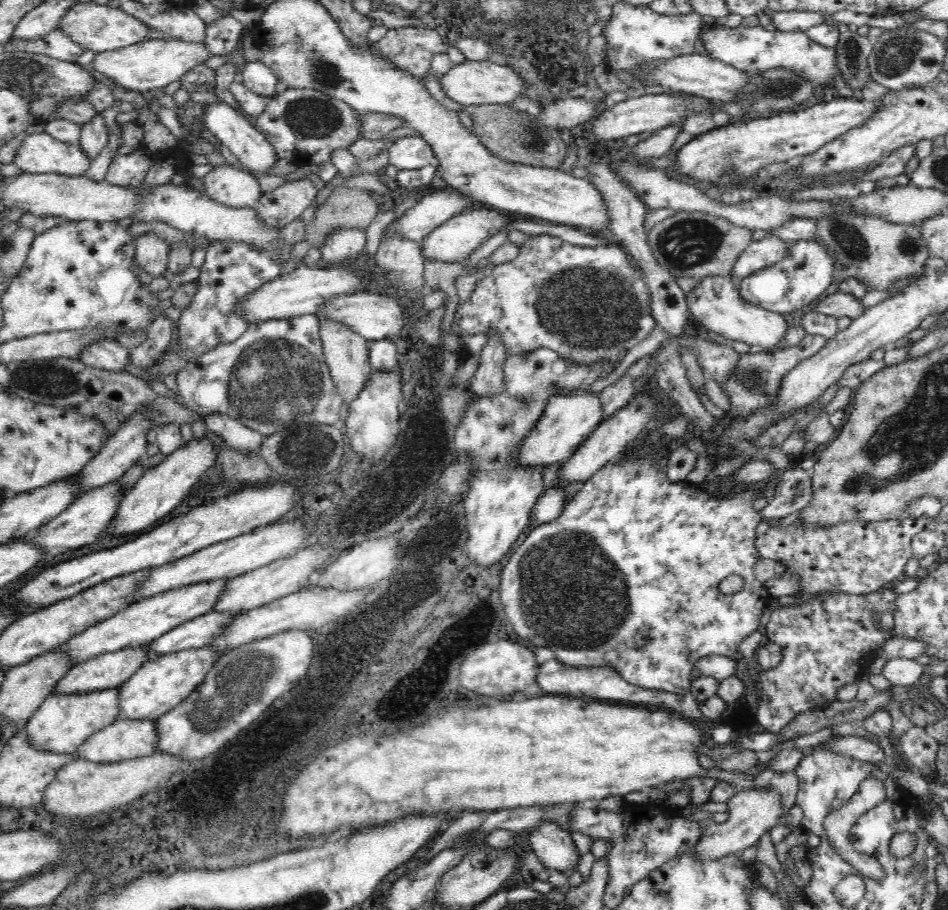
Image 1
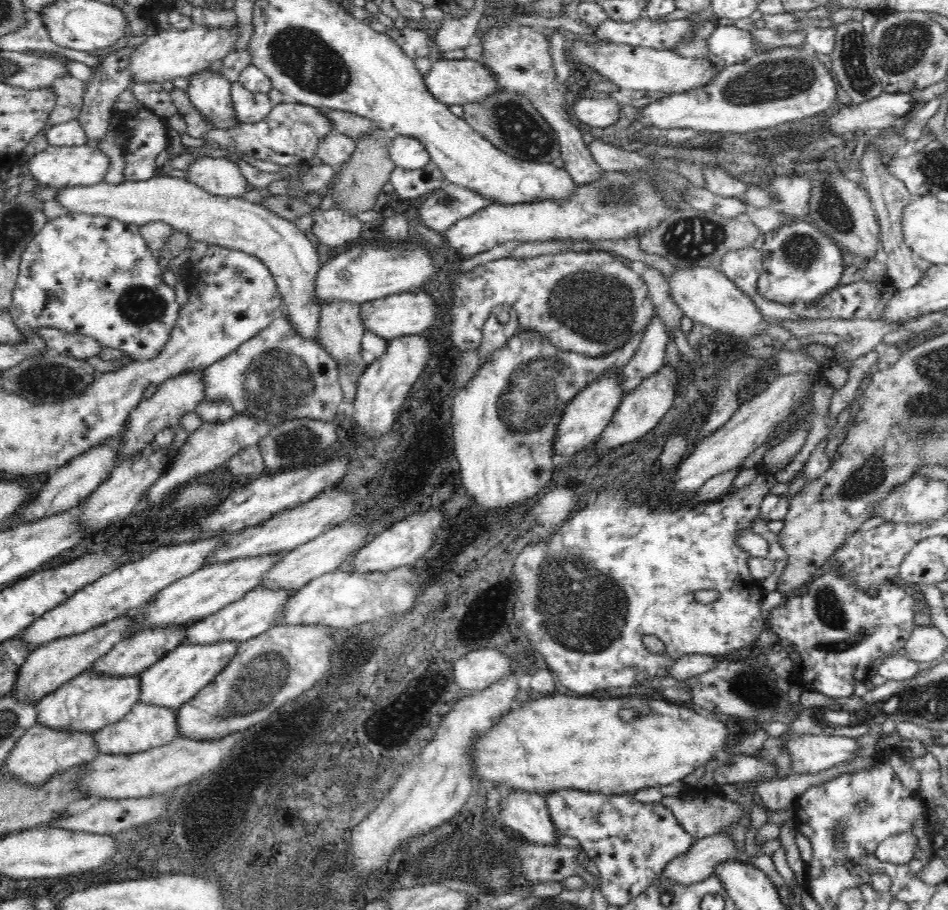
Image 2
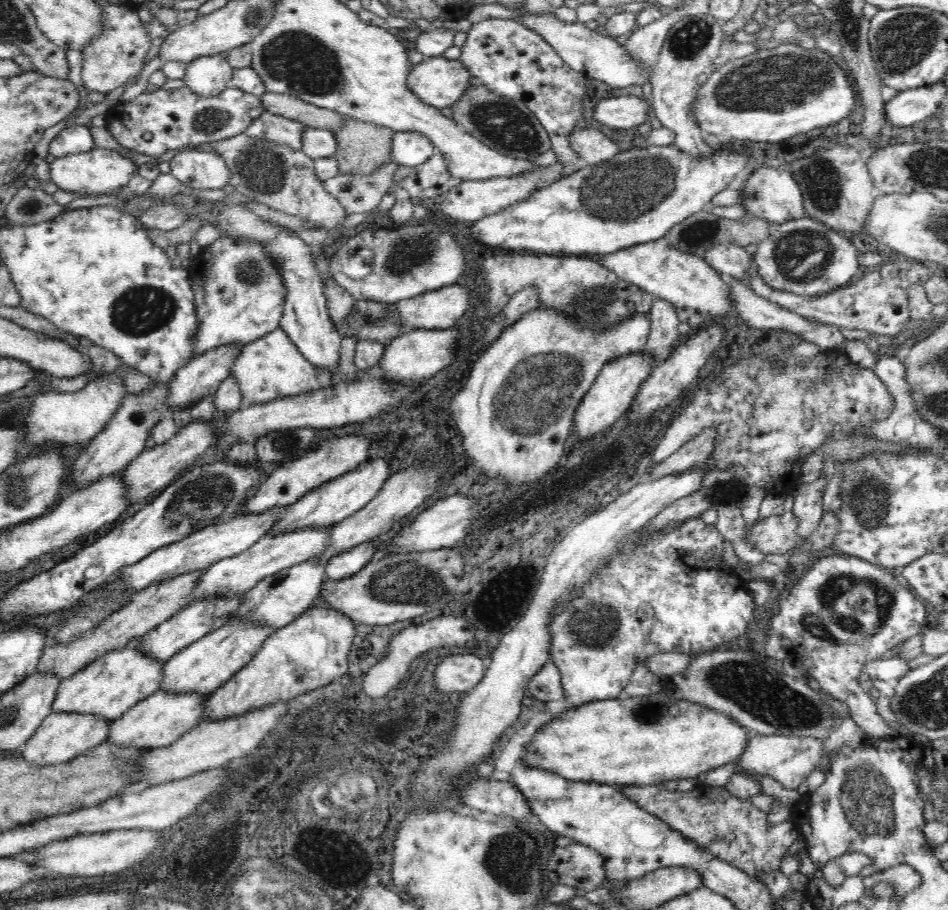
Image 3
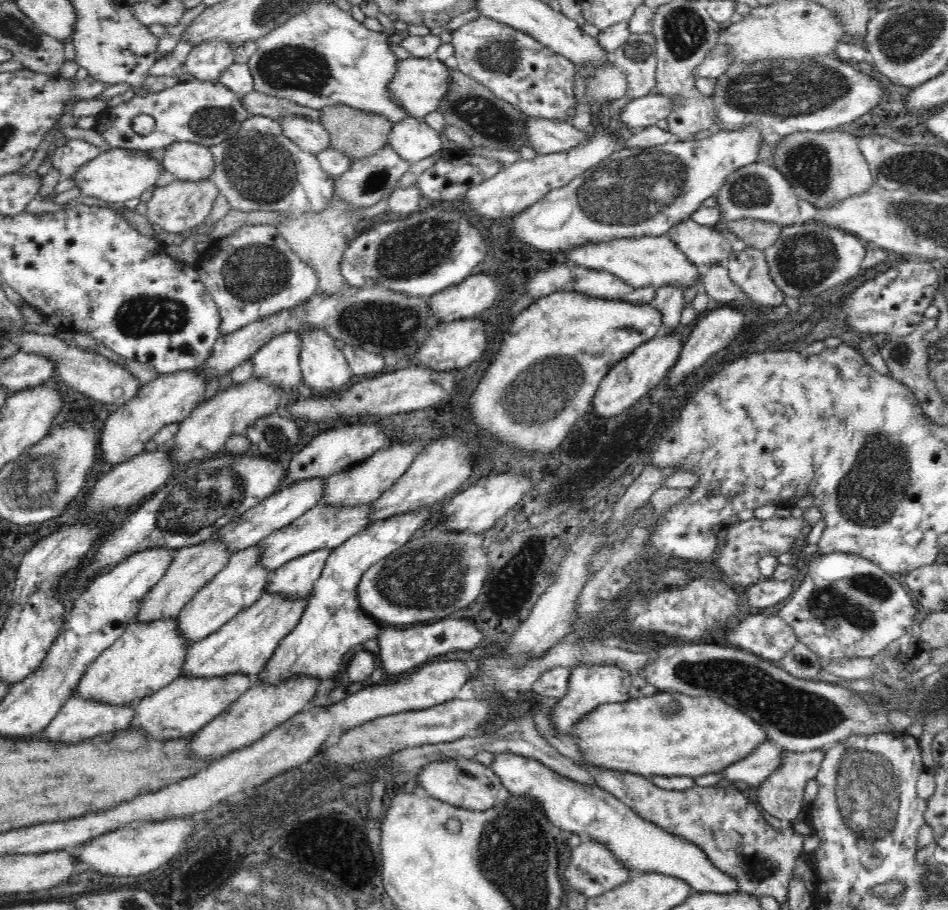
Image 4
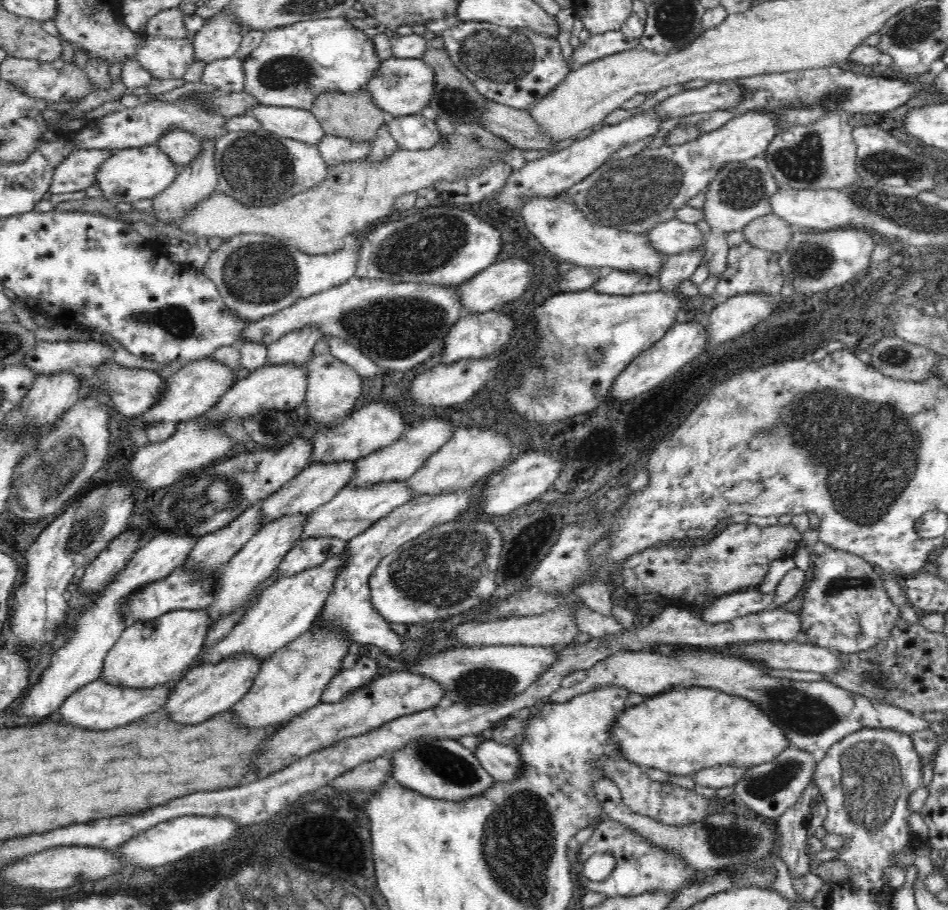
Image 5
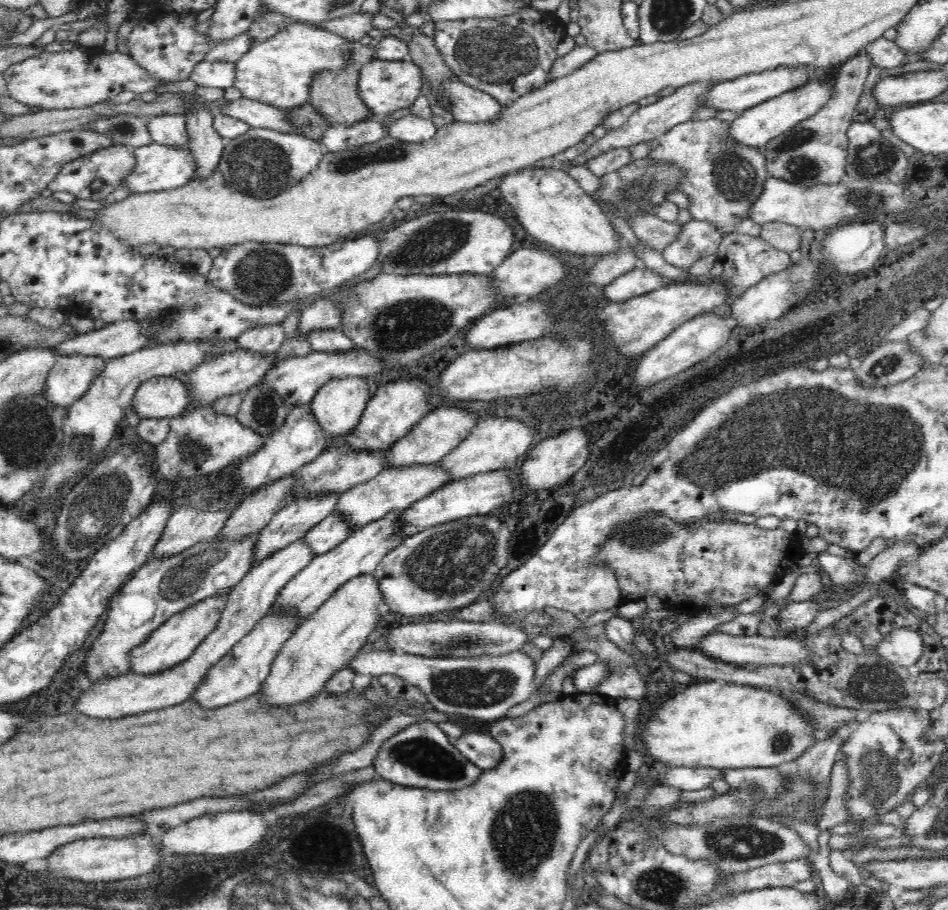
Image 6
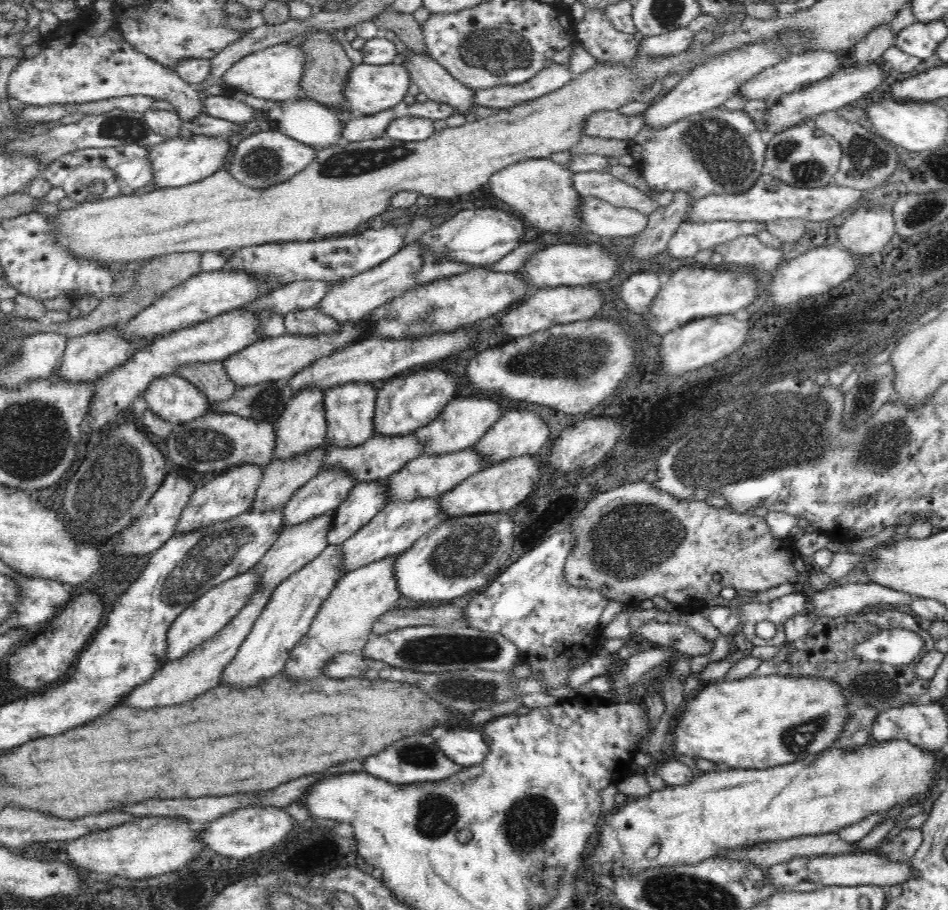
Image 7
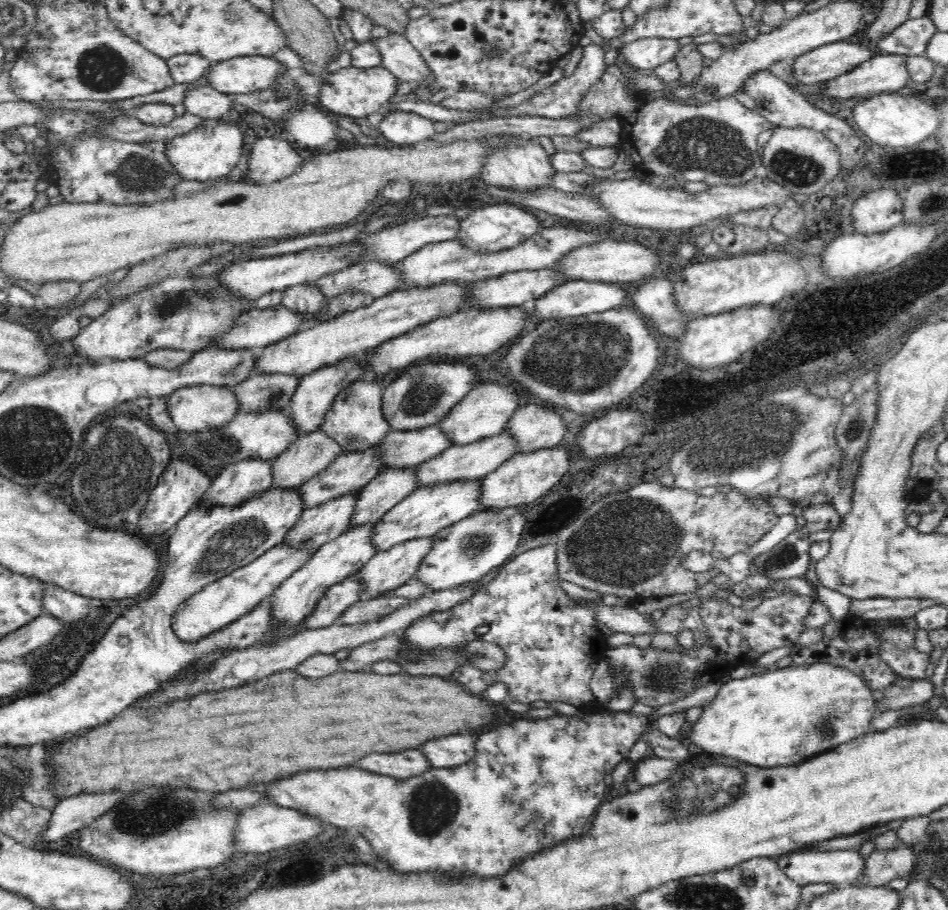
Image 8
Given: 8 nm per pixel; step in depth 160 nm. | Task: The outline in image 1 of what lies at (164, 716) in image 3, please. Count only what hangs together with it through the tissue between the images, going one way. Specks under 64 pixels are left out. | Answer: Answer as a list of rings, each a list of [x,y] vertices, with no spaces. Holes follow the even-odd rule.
[[[117,718],[112,724],[88,737],[77,753],[80,759],[94,763],[117,763],[123,760],[152,756],[158,751],[156,721]]]

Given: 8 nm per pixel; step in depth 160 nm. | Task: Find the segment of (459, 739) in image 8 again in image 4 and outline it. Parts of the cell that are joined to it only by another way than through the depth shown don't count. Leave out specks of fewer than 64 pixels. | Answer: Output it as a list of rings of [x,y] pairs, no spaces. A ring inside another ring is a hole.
[[[510,752],[494,753],[491,769],[512,795],[537,802],[537,806],[542,807],[552,826],[558,827],[564,835],[585,834],[587,838],[606,845],[614,853],[614,857],[620,859],[633,873],[659,872],[666,876],[681,878],[698,893],[740,891],[738,883],[716,868],[697,844],[670,834],[658,825],[644,820],[602,787],[578,784],[536,759]]]

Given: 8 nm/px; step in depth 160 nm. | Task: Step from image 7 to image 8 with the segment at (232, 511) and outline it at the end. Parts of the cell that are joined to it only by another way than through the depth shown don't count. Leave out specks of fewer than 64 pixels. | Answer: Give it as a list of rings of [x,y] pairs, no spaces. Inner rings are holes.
[[[245,459],[222,469],[198,506],[236,508],[273,486],[273,462]]]

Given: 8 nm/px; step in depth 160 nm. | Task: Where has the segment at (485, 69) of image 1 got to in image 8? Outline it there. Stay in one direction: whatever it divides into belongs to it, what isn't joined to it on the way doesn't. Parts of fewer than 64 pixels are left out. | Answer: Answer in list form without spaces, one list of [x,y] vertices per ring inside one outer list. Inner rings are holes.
[[[382,65],[372,68],[334,68],[320,84],[320,97],[316,100],[330,113],[340,117],[351,117],[353,120],[364,119],[373,113],[382,112],[396,96],[396,86],[400,81]]]

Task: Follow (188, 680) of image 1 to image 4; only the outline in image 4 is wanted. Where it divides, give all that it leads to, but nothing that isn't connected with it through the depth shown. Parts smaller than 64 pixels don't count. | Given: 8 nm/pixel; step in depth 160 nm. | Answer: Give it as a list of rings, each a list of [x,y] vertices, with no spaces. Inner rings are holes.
[[[263,592],[261,598],[239,612],[232,620],[222,625],[216,632],[192,643],[186,652],[186,662],[182,675],[210,678],[213,676],[246,674],[253,681],[266,668],[266,662],[278,648],[280,640],[288,636],[298,623],[308,600],[289,598]]]

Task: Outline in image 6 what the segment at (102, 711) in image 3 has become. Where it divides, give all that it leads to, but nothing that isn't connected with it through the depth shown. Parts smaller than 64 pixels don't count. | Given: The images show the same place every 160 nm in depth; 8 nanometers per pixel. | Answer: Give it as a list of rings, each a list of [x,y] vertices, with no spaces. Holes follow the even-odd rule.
[[[218,593],[217,595],[198,601],[183,611],[174,613],[166,619],[144,644],[138,644],[128,652],[132,670],[139,675],[153,675],[160,671],[172,668],[192,656],[195,648],[216,628],[222,612],[228,604],[228,594]]]

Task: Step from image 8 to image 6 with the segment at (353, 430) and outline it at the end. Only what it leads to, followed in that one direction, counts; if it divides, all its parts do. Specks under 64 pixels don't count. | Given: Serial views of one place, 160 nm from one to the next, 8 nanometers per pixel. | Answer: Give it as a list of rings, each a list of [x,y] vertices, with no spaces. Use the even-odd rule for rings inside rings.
[[[342,376],[342,378],[334,378],[334,380],[326,382],[324,387],[318,388],[309,408],[314,413],[314,419],[318,420],[327,436],[332,439],[342,439],[358,426],[364,408],[371,398],[368,386],[365,378]]]

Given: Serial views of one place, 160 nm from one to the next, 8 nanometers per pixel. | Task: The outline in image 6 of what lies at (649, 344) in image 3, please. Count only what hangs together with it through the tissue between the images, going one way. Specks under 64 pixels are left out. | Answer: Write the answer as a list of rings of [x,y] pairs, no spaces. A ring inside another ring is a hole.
[[[692,219],[681,226],[680,234],[663,252],[668,264],[688,270],[694,262],[716,254],[722,242],[716,224]]]

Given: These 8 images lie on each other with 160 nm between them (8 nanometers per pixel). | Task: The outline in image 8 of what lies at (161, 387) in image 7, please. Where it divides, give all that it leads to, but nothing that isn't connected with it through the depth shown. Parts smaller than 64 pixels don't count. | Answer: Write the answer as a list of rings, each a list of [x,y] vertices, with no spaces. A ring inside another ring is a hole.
[[[202,384],[178,388],[170,396],[166,396],[168,413],[179,430],[183,432],[204,432],[212,428],[222,428],[234,420],[240,411],[240,403],[231,387]]]

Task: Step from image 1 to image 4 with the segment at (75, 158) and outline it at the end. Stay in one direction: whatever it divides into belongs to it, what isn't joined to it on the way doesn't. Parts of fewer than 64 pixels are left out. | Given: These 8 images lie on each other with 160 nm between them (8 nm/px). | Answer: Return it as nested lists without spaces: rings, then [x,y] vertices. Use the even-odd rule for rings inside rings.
[[[113,148],[102,150],[96,158],[92,158],[74,170],[74,174],[70,178],[75,180],[76,187],[80,188],[80,194],[121,205],[126,200],[139,198],[148,188],[155,186],[160,174],[164,171],[164,165],[153,158],[149,151]]]

